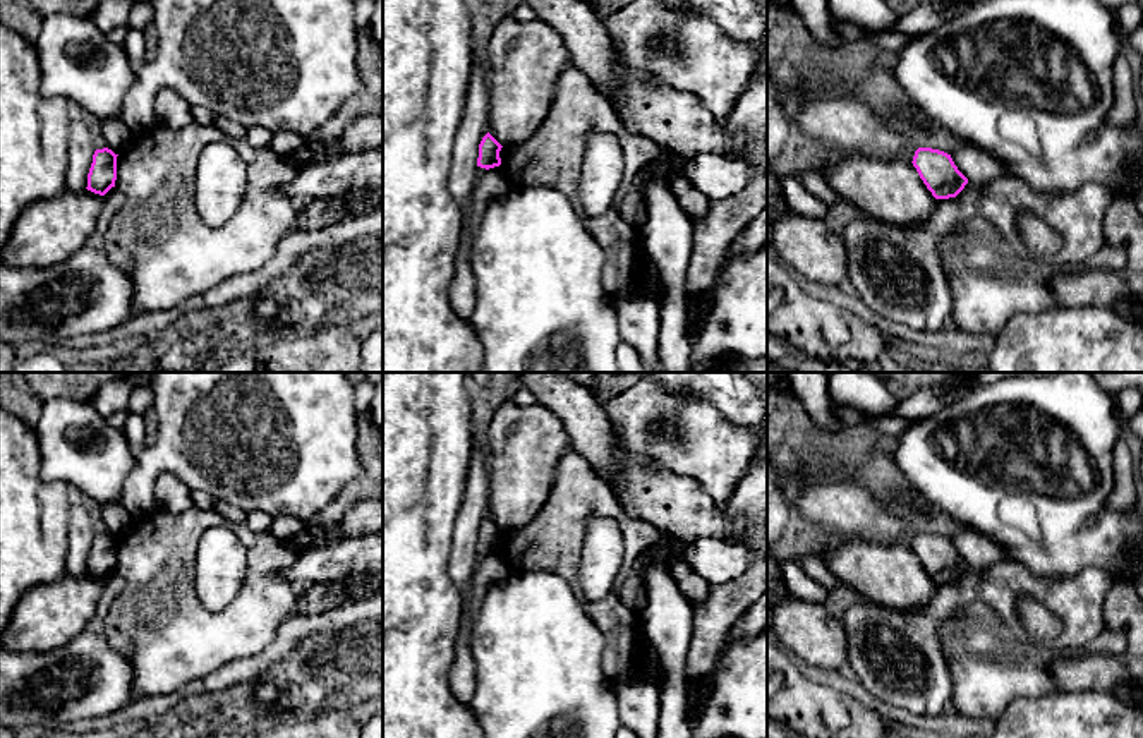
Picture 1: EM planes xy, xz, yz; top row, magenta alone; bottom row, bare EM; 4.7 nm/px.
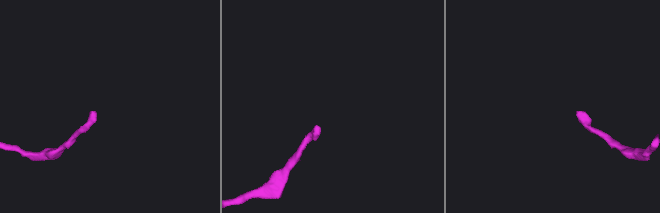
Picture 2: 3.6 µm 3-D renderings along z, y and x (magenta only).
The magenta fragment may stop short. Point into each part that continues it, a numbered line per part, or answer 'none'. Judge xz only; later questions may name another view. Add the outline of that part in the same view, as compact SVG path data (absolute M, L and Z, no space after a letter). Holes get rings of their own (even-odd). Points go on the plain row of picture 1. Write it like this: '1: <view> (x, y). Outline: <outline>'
none

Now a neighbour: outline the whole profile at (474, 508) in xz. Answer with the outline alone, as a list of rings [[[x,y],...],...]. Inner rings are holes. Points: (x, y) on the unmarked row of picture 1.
[[[474,439],[465,494],[453,525],[453,546],[448,558],[448,573],[460,594],[469,590],[475,566],[479,529],[489,511],[489,482],[484,460],[484,445]]]

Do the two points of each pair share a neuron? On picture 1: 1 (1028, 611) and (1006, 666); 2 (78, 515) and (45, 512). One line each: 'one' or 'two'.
1: two
2: two

